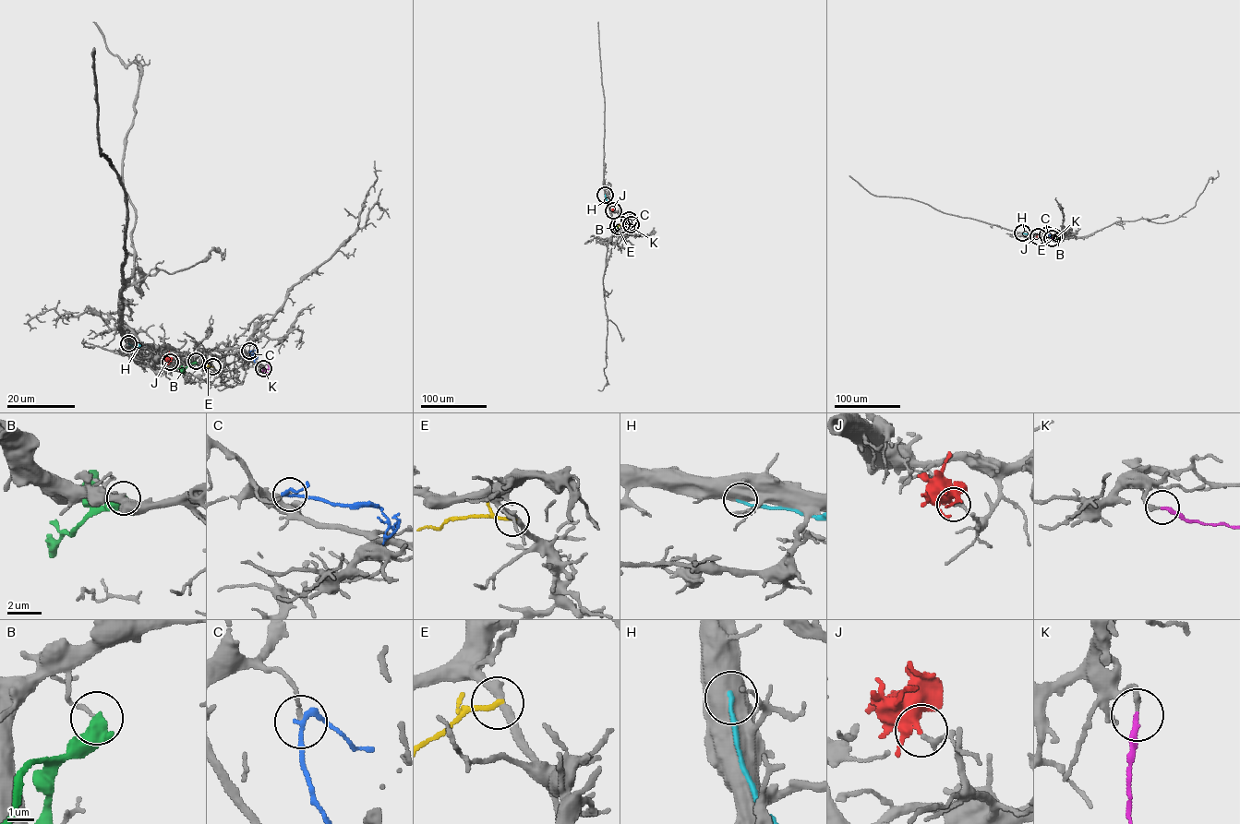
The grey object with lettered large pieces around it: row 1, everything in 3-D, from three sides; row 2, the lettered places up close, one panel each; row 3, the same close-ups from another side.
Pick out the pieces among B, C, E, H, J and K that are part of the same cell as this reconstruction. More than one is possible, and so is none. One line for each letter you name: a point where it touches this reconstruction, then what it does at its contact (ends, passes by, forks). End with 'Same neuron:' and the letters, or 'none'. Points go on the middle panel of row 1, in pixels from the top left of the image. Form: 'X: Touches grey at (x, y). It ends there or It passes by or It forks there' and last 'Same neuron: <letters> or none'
K: Touches grey at (631, 224). It ends there
Same neuron: K

